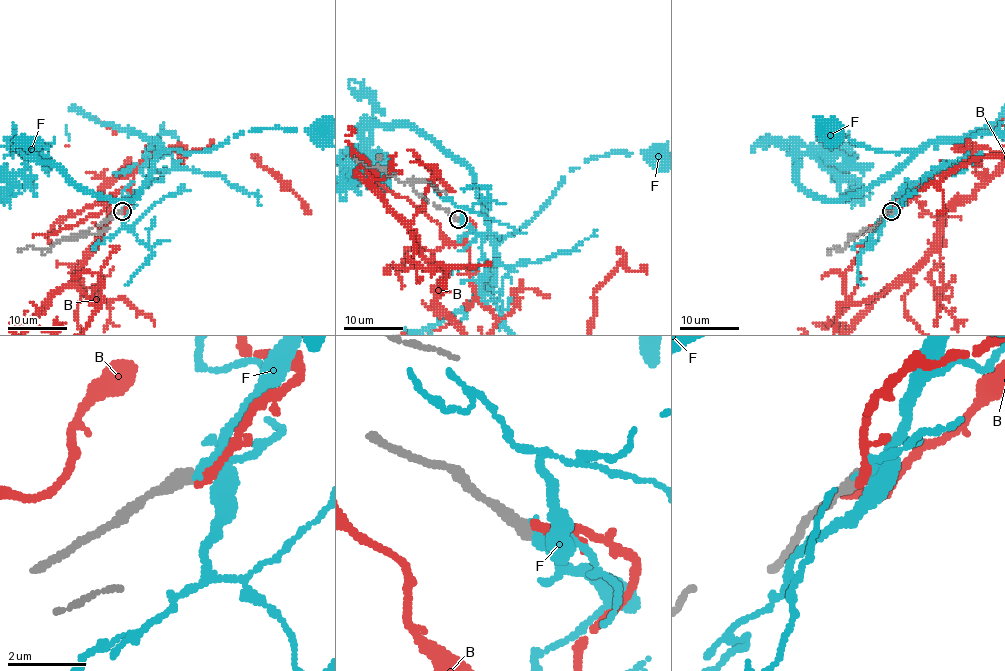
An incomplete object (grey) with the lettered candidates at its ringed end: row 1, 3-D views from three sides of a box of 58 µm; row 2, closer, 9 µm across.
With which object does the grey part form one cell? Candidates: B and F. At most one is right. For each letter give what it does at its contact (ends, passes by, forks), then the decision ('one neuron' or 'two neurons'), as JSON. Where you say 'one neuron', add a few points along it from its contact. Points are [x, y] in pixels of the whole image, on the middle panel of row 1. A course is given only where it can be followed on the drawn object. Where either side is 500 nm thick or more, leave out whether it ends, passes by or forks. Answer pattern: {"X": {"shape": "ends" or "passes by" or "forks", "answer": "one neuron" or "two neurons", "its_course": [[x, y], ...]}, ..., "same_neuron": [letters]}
{"B": {"shape": "ends", "answer": "two neurons"}, "F": {"shape": "ends", "answer": "one neuron", "its_course": [[458, 218], [482, 239], [486, 292], [495, 242], [520, 229], [570, 170], [600, 155], [656, 156]]}, "same_neuron": ["F"]}

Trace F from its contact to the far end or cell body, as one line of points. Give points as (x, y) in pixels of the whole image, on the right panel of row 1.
F: (890, 211), (911, 183), (955, 162), (964, 148), (927, 142), (914, 151), (883, 152), (828, 131)

